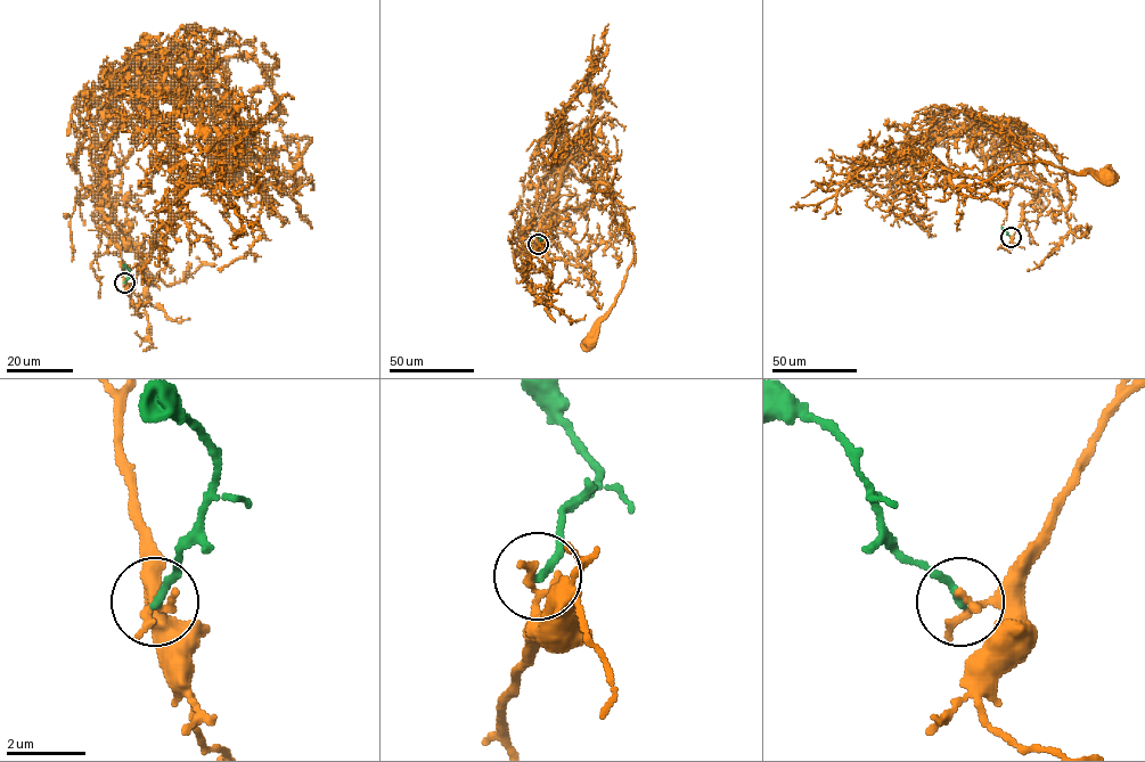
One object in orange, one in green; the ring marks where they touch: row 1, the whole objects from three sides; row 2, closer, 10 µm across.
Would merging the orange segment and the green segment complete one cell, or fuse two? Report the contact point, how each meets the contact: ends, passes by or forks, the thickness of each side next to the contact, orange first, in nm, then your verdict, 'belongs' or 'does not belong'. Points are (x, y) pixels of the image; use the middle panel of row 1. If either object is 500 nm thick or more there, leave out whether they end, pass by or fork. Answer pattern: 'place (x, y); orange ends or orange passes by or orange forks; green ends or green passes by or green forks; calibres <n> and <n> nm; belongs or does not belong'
place (538, 244); orange ends; green ends; calibres 280 and 200 nm; does not belong

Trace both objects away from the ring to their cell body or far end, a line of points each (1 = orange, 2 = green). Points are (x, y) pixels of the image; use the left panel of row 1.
1: (123, 284), (98, 177), (108, 96), (132, 66), (153, 70), (258, 182), (284, 180), (310, 139), (220, 165)
2: (124, 284), (129, 271), (123, 265)

